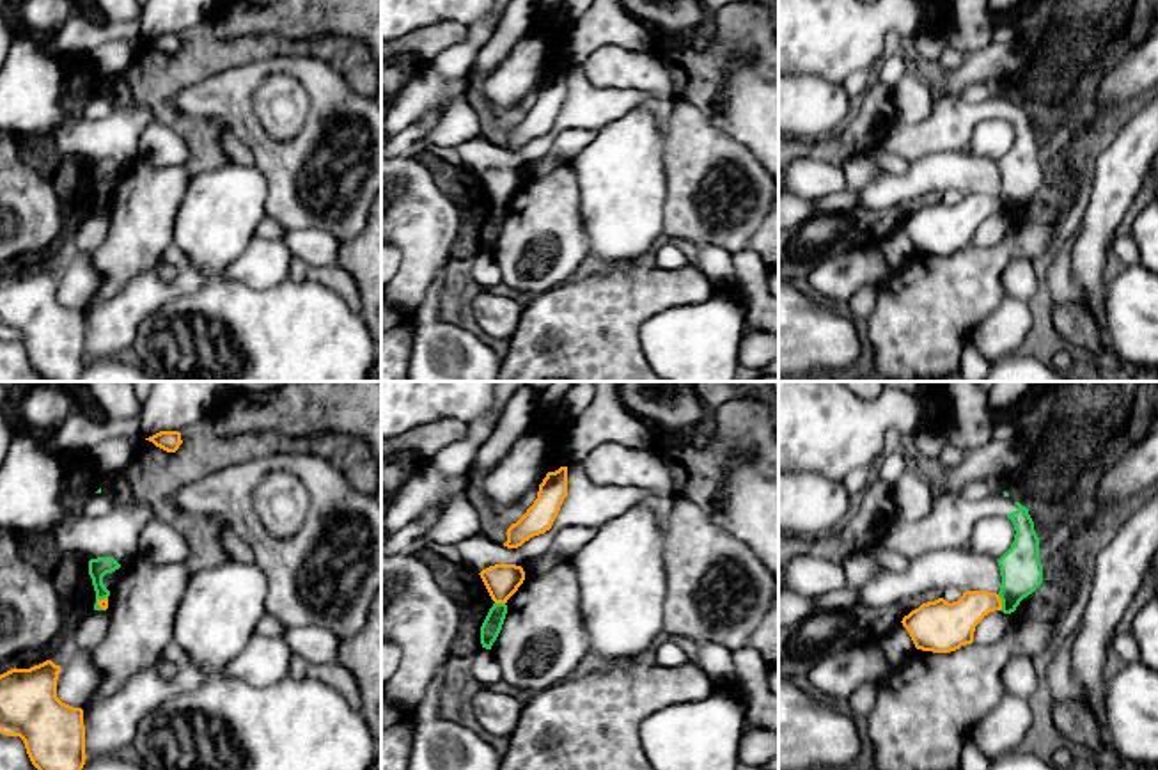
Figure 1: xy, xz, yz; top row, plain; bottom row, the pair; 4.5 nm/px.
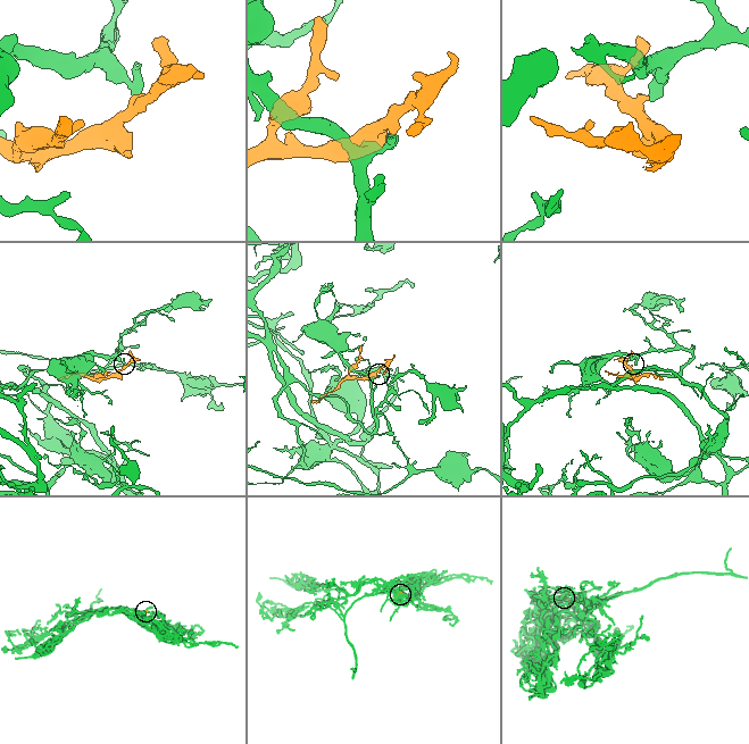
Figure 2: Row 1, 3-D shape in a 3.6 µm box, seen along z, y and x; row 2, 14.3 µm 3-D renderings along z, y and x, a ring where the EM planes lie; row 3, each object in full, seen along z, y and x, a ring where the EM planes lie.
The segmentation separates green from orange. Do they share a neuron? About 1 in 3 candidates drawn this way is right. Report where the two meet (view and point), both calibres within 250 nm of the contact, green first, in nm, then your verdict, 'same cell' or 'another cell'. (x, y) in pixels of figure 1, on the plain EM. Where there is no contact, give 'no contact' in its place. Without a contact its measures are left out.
yz (1002, 204) | 190/200 nm | another cell

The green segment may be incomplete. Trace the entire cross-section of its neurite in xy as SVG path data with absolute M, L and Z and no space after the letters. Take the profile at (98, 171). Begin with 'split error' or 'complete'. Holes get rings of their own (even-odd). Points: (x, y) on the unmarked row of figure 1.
complete; M98 160L89 163L89 177L96 193L94 213L103 213L98 204L110 199L110 193L103 186L103 179L119 172L121 167L113 160Z

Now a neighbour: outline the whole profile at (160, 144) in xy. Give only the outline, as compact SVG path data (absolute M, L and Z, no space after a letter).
M153 121L142 135L138 156L158 165L184 167L190 161L190 149L170 128Z

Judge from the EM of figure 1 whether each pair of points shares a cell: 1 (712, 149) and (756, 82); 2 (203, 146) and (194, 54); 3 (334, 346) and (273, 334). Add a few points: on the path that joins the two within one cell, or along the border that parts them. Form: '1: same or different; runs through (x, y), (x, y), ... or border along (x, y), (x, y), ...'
1: different; border along (692, 103), (701, 107), (756, 157)
2: same; runs through (179, 123), (165, 109), (165, 84), (172, 77)
3: same; runs through (320, 346), (288, 346)

